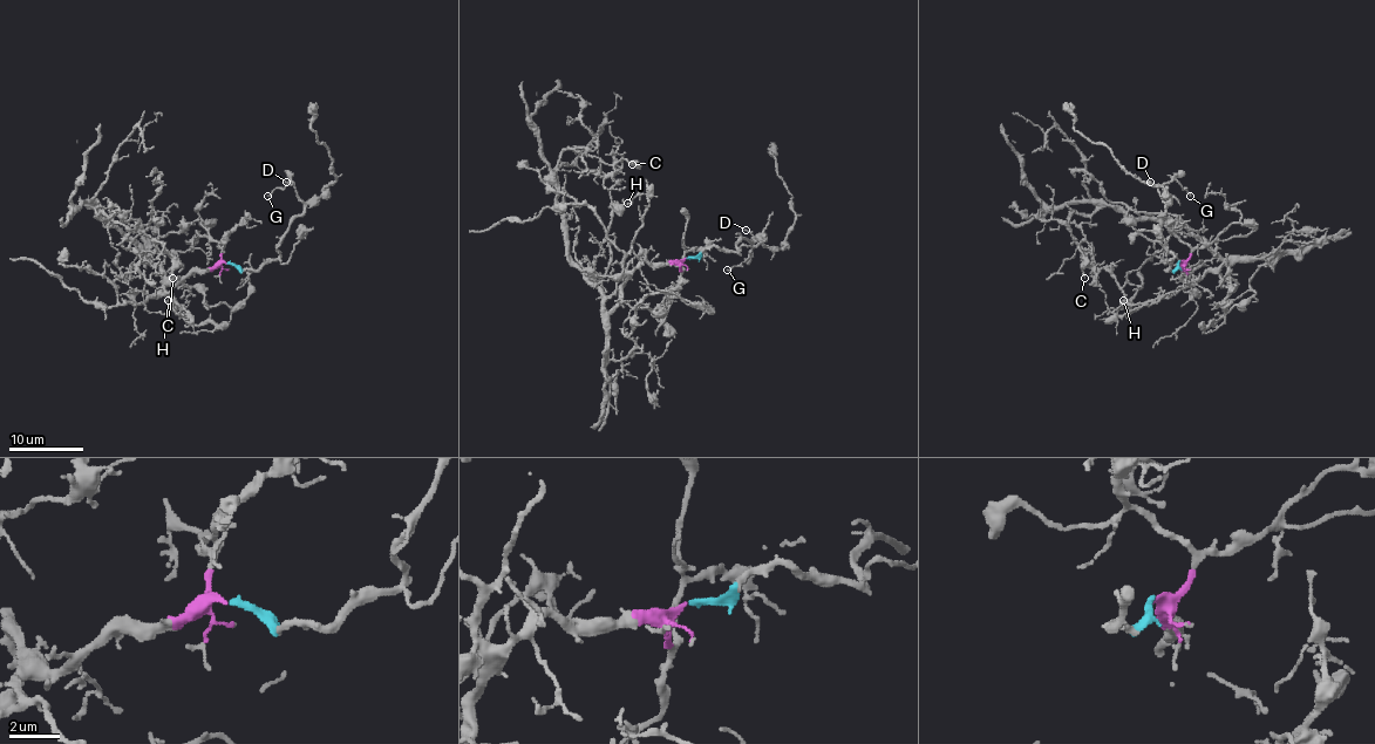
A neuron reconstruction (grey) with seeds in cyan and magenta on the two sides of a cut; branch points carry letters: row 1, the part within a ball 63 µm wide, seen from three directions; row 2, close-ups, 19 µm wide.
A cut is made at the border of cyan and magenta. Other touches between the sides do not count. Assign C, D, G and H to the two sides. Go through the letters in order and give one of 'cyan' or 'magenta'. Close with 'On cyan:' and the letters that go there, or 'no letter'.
C: magenta
D: cyan
G: cyan
H: magenta
On cyan: D, G

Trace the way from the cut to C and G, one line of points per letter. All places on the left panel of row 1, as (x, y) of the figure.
C: (225, 263), (194, 268), (174, 284), (97, 205), (97, 214), (151, 234), (174, 259), (174, 278)
G: (227, 263), (243, 271), (259, 271), (278, 256), (284, 233), (303, 212), (304, 202), (291, 179), (266, 196)

